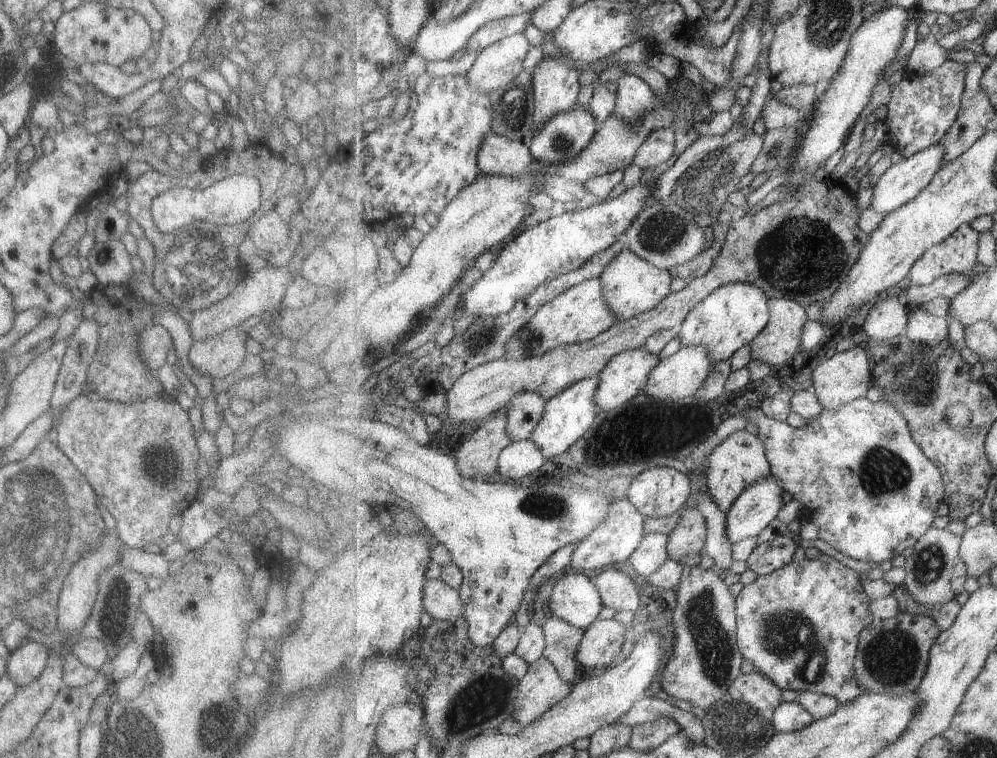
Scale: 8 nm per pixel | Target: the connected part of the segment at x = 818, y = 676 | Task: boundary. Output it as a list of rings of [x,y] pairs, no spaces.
[[[821,553],[815,559],[790,562],[769,576],[757,578],[743,586],[736,597],[738,645],[744,658],[767,675],[783,690],[811,691],[836,698],[841,705],[865,694],[856,677],[856,656],[860,634],[872,624],[872,598],[864,589],[859,573],[846,568],[835,558]]]

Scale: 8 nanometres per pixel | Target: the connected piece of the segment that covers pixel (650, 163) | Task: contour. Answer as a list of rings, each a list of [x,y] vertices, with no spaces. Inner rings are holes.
[[[659,129],[653,131],[648,141],[637,151],[634,163],[643,170],[655,168],[670,161],[675,152],[675,129]]]

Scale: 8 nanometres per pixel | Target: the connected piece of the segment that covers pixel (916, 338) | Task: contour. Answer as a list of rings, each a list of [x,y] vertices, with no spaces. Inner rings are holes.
[[[923,307],[910,308],[910,317],[904,339],[930,347],[939,346],[949,338],[946,317],[930,315]]]

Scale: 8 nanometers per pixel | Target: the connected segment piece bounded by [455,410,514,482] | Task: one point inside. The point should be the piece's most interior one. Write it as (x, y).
(478, 458)

